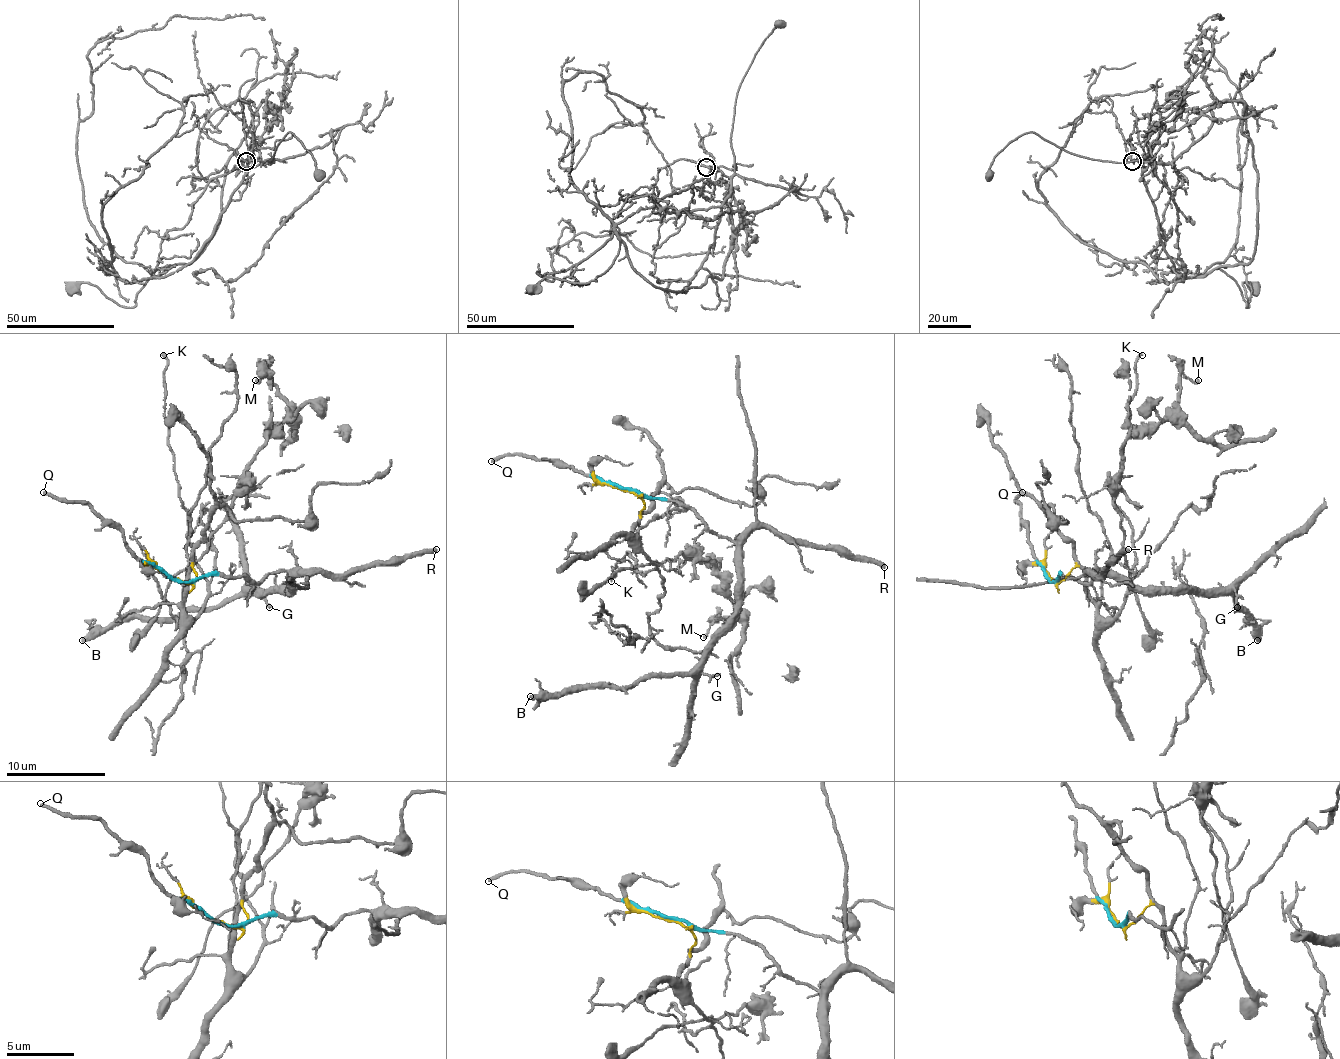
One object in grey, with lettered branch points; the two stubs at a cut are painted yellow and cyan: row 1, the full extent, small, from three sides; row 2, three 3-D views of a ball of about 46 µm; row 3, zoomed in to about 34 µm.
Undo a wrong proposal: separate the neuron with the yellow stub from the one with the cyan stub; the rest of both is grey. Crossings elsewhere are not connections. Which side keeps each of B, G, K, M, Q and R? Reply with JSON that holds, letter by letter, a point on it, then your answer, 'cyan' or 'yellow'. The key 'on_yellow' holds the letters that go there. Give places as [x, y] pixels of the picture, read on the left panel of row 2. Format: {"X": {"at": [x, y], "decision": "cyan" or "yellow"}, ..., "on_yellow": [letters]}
{"B": {"at": [82, 640], "decision": "cyan"}, "G": {"at": [269, 607], "decision": "cyan"}, "K": {"at": [163, 355], "decision": "yellow"}, "M": {"at": [255, 380], "decision": "yellow"}, "Q": {"at": [43, 492], "decision": "cyan"}, "R": {"at": [436, 549], "decision": "cyan"}, "on_yellow": ["K", "M"]}

